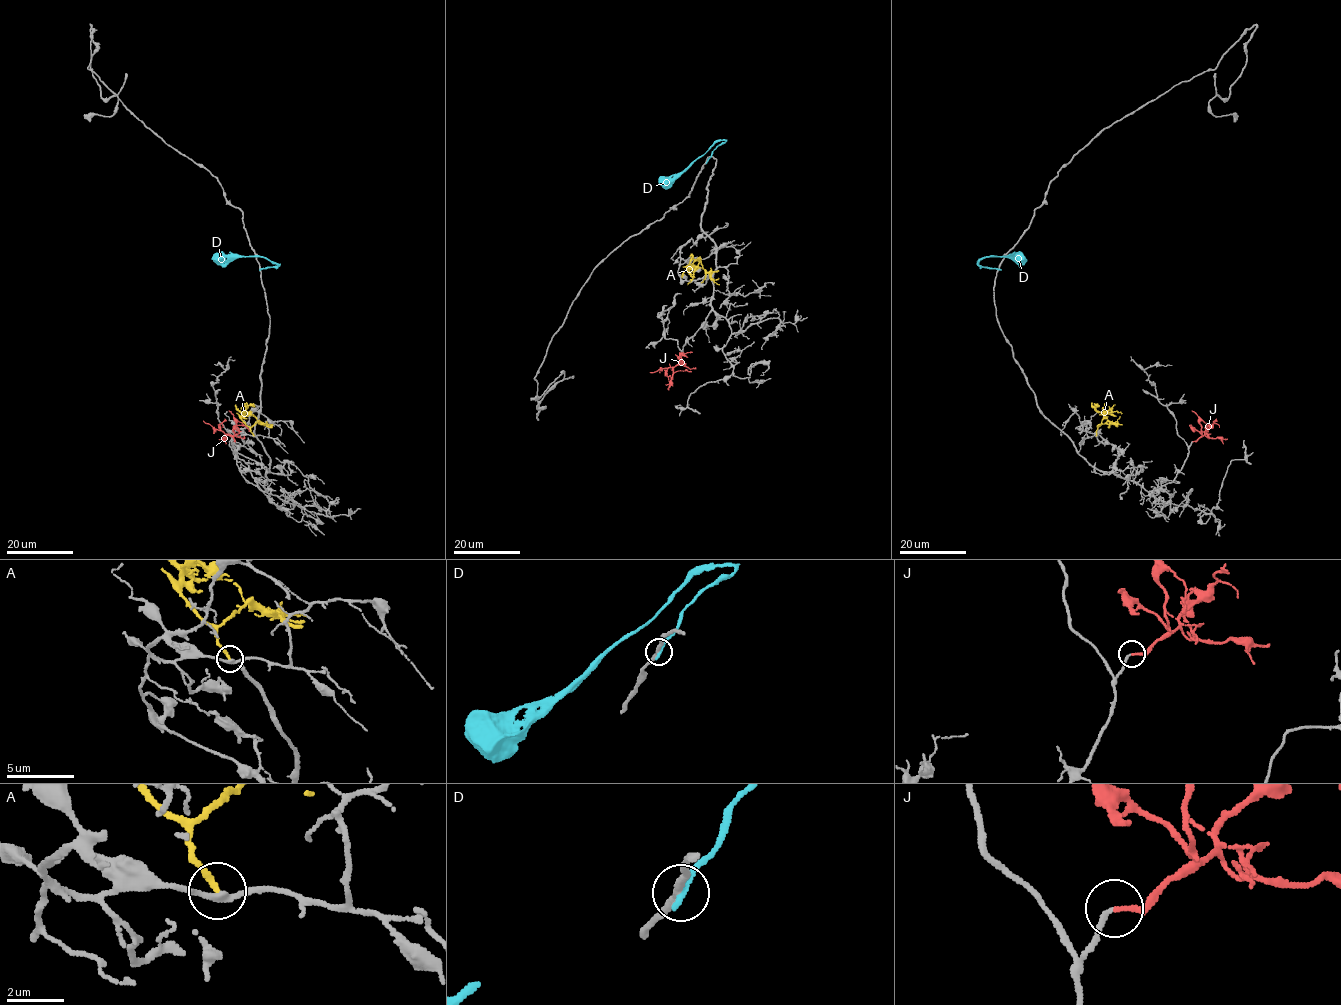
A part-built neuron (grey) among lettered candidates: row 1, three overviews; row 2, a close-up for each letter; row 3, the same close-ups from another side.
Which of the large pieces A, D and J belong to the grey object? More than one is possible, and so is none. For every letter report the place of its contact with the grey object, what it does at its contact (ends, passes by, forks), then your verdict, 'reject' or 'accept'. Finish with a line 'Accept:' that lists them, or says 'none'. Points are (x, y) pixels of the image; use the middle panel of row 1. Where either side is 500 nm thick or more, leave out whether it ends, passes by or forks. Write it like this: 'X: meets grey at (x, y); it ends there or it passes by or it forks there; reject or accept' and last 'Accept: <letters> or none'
A: meets grey at (700, 258); it ends there; reject
D: meets grey at (707, 161); it ends there; reject
J: meets grey at (680, 355); it ends there; accept
Accept: J

